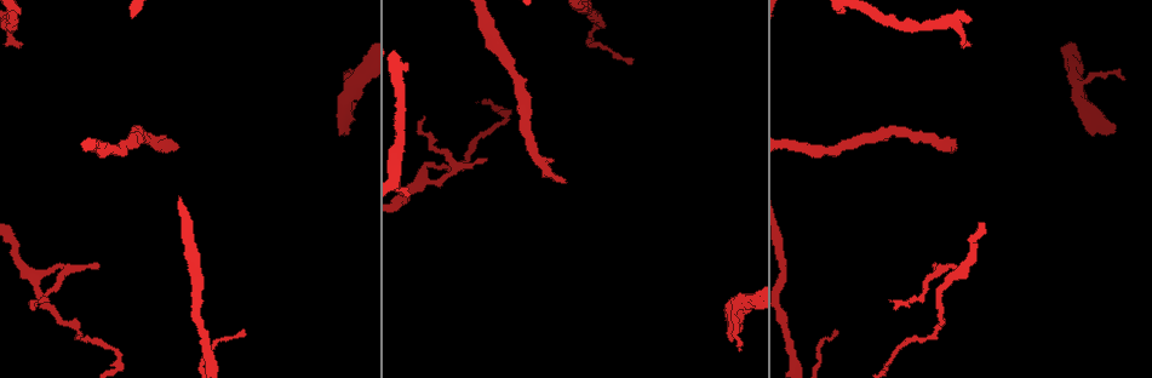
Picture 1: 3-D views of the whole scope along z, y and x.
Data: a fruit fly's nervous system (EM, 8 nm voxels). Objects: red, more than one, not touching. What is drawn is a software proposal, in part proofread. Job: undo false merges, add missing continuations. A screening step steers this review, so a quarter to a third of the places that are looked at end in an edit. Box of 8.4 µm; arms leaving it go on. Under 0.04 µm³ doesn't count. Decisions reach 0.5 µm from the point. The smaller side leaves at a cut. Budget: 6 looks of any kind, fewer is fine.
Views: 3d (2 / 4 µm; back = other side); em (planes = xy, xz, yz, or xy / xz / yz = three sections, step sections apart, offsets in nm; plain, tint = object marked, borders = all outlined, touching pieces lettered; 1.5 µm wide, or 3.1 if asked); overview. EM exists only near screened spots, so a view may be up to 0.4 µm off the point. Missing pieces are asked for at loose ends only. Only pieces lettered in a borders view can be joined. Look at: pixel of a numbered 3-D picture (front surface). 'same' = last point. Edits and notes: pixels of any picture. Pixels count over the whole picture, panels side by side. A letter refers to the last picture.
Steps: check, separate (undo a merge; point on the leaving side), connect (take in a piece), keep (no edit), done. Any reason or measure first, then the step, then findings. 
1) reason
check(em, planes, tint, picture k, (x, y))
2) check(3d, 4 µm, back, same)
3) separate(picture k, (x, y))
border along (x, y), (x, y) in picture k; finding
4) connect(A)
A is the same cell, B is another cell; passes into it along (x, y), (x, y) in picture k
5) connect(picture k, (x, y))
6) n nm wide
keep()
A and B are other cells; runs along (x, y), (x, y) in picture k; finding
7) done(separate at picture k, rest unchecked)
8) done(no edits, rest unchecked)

an open end
check(em, xz, step 4, tint, picture 1, (932, 266))

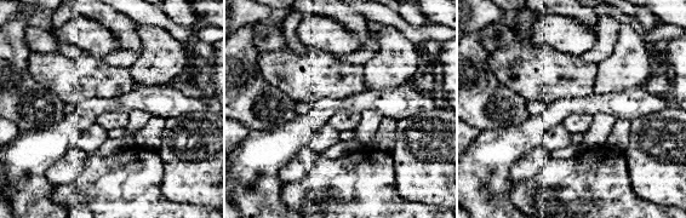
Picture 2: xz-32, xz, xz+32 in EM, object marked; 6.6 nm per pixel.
check(em, yz, step 4, borders, same)

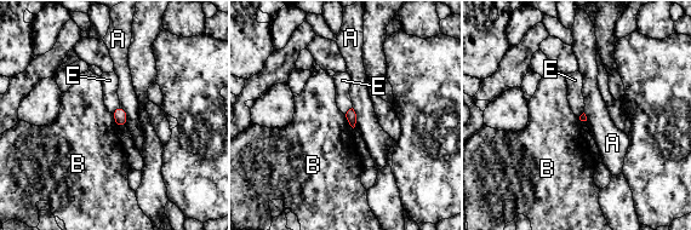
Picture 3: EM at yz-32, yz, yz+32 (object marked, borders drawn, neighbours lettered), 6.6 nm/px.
keep()
A, B and E are other cells; border along (112, 114), (119, 127) in picture 3; none of them fits

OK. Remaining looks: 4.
an open end
check(3d, 2 µm, picture 1, (176, 147))

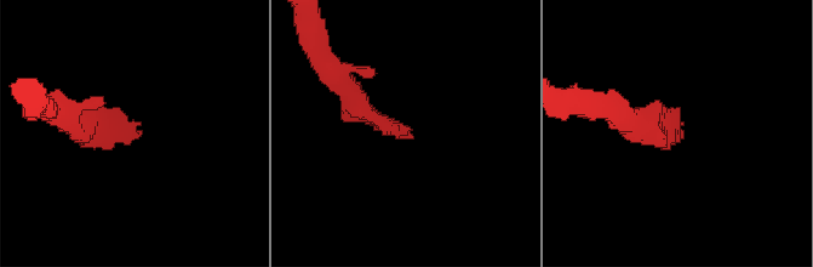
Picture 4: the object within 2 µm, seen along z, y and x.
check(em, xz, step 8, tint, picture 4, (679, 129))

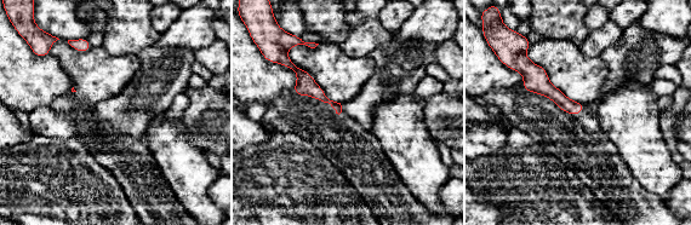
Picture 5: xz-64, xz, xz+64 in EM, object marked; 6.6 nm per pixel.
another direction
check(em, planes, borders, same)

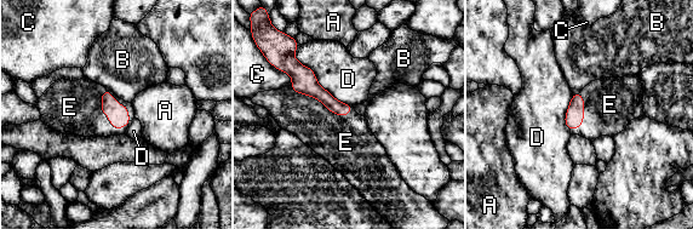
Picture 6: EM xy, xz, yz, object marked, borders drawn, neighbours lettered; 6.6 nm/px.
connect(E)
E is the same cell, A, B, C and D are other cells; passes into it along (304, 81), (320, 101), (330, 136) in picture 6; it goes on there

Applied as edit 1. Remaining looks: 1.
done(connect at picture 6, rest unchecked)

